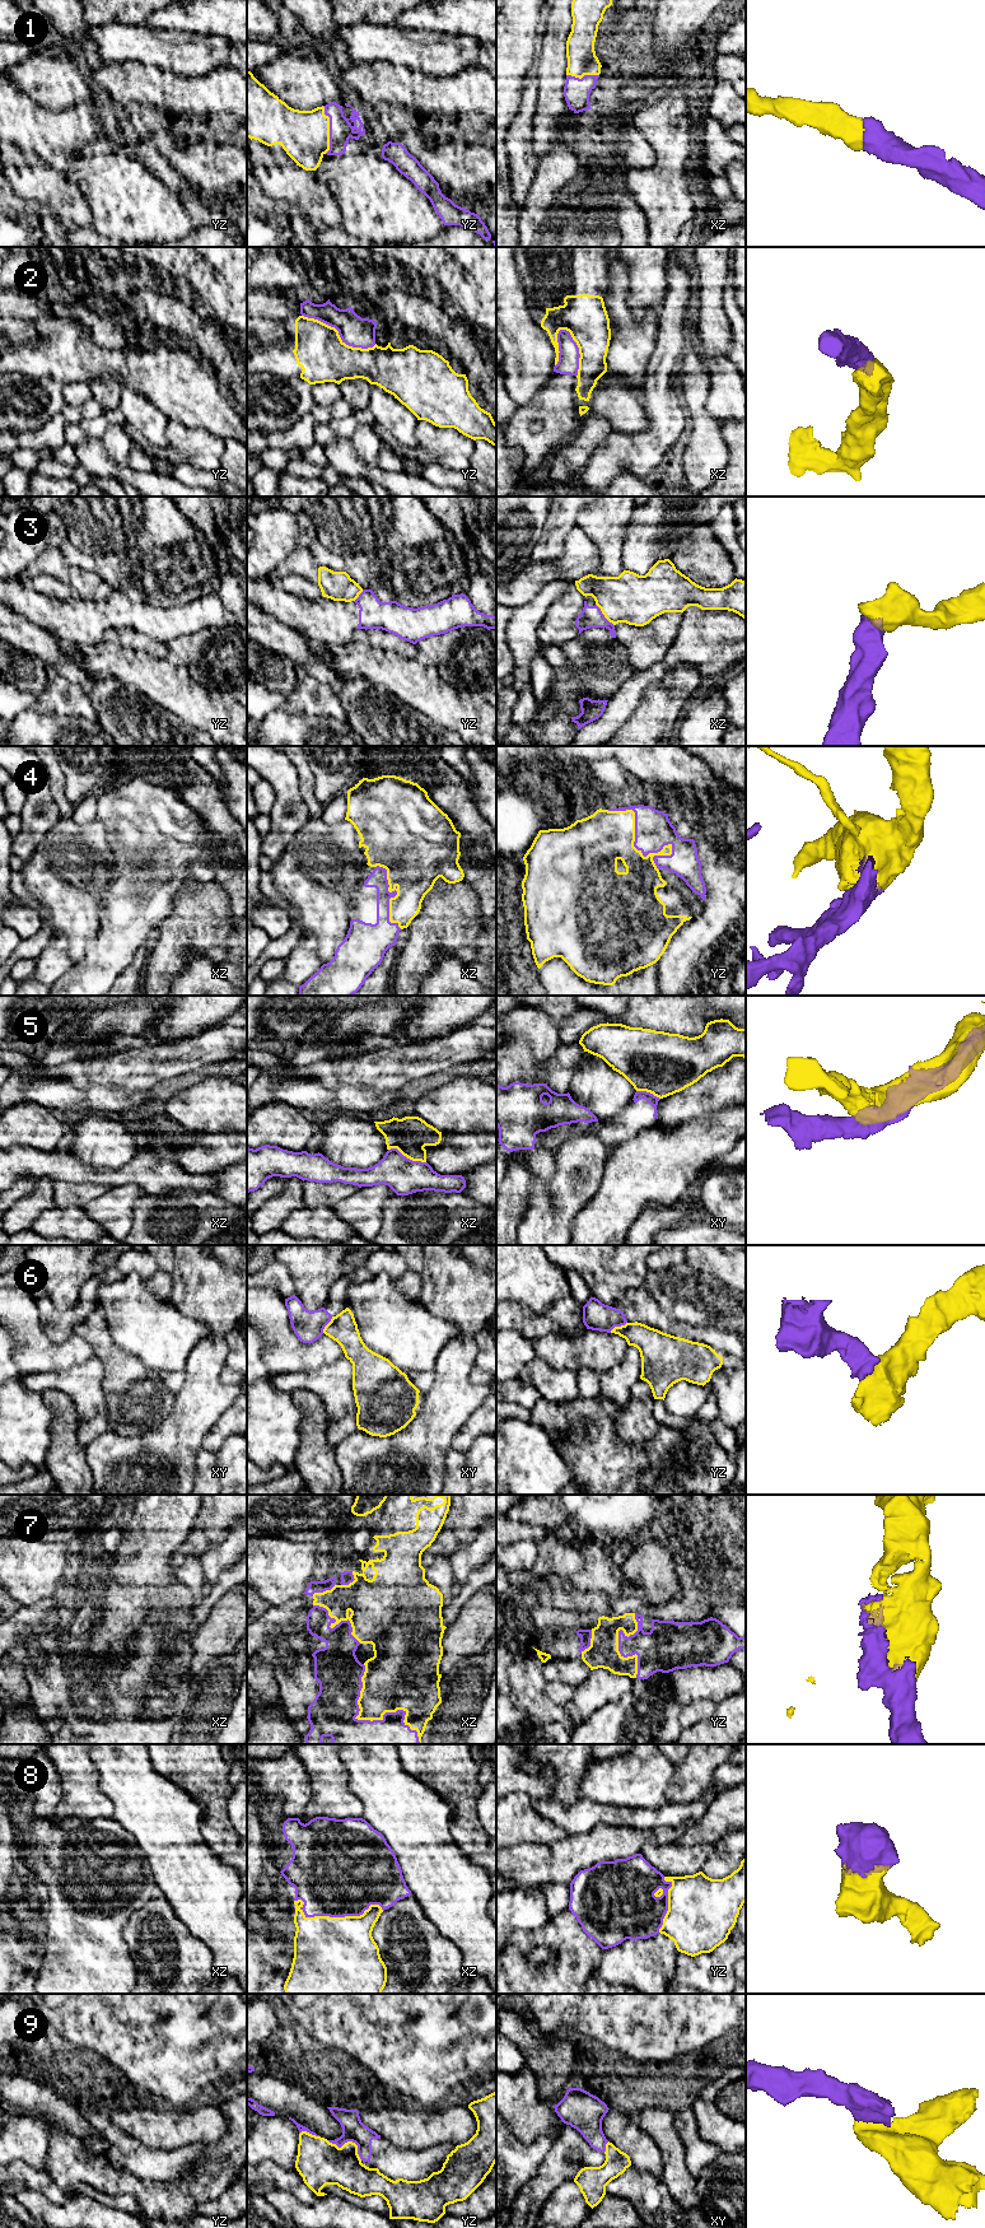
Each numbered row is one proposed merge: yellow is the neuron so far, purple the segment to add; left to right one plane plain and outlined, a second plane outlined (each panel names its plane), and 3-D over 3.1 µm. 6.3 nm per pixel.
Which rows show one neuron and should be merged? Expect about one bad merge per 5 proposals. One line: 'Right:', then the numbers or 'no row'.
Right: 1, 4, 7, 8

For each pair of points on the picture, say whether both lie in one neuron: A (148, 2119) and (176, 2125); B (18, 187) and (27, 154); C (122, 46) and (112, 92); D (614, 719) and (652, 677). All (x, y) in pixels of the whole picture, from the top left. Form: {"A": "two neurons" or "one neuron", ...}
{"A": "one neuron", "B": "two neurons", "C": "two neurons", "D": "one neuron"}

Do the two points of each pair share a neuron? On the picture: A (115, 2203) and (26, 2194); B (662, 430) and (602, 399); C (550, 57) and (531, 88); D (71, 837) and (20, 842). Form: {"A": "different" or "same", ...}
{"A": "different", "B": "different", "C": "different", "D": "different"}

